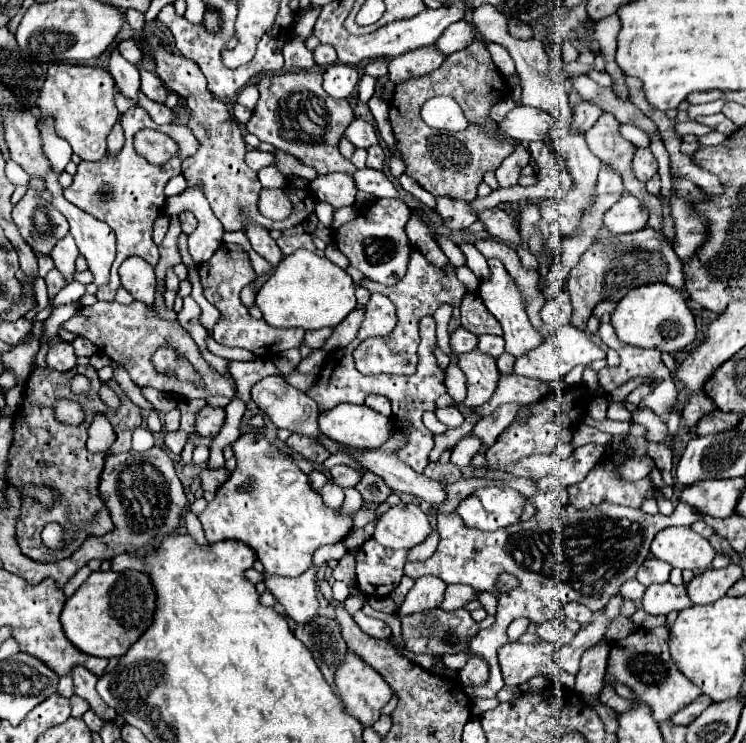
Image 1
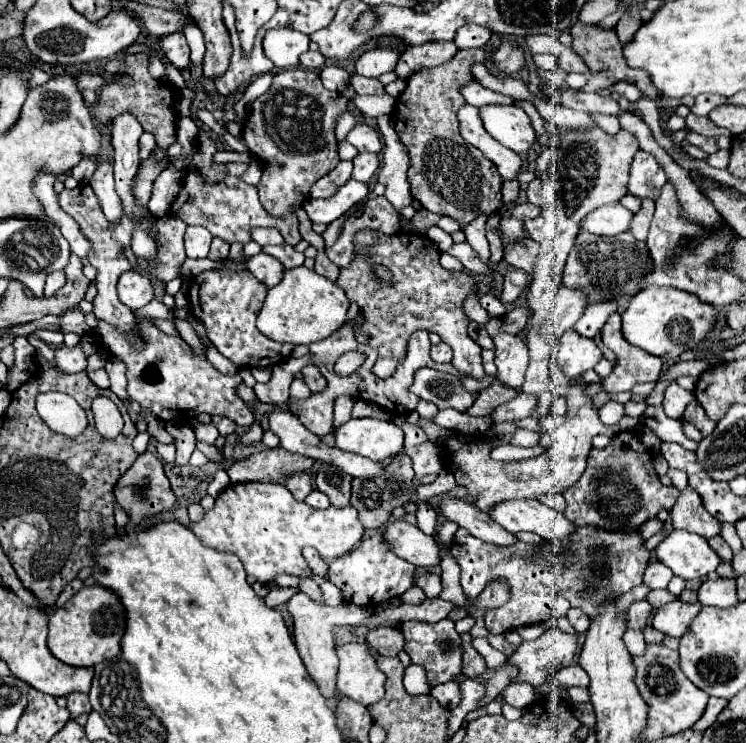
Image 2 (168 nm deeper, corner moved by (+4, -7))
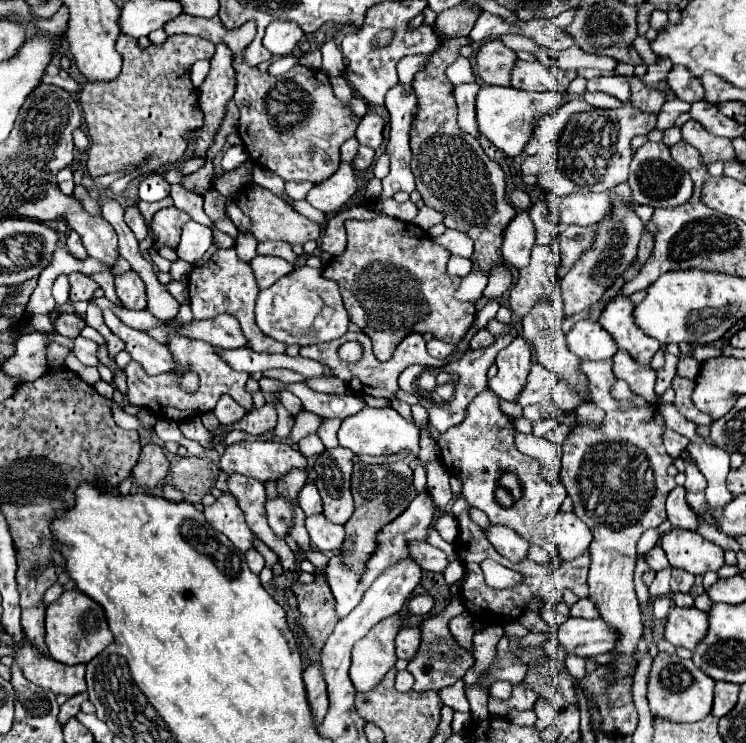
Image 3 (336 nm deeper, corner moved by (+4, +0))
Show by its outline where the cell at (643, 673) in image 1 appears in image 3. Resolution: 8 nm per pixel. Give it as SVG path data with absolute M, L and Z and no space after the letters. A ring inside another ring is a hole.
M658 652L648 674L648 702L654 718L668 722L698 722L712 710L712 678L698 670L692 660L684 660L678 654Z

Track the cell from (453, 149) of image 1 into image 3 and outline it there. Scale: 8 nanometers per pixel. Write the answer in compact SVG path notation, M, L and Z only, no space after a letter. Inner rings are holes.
M452 38L440 44L440 50L428 56L420 74L416 74L412 88L418 98L418 112L410 130L412 172L416 176L416 190L422 194L426 206L444 214L446 228L460 230L474 240L472 264L490 272L492 266L504 262L500 256L502 232L516 216L516 210L506 202L504 172L498 162L490 160L476 138L458 138L462 130L456 122L456 100L452 98L452 82L446 78L446 68L460 56L460 48L472 44L470 38Z

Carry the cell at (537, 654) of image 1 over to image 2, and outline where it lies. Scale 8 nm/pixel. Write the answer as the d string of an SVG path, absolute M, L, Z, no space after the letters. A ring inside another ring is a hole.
M558 627L548 629L534 641L522 643L514 655L510 655L510 663L514 663L520 673L514 681L524 681L530 685L542 685L550 669L572 665L572 659L578 651L578 635L564 633Z

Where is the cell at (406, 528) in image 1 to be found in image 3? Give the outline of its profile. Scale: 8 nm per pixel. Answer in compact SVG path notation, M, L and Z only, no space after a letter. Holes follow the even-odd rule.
M408 542L408 550L410 556L414 558L414 562L422 568L422 570L430 570L430 572L444 572L448 558L440 548L434 548L428 542Z

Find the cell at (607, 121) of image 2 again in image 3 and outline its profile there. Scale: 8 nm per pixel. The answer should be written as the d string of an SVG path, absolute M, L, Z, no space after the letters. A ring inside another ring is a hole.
M594 92L594 94L584 94L584 100L588 102L588 104L592 104L592 106L596 106L596 108L604 108L604 110L616 110L616 108L620 108L620 100L616 100L614 96L610 96L610 94L602 94L602 92Z

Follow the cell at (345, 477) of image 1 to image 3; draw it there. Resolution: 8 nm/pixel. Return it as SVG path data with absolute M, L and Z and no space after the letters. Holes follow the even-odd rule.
M338 446L326 448L318 454L314 470L318 474L316 486L324 500L324 514L336 522L344 524L352 516L354 502L350 492L350 476L352 476L352 452Z

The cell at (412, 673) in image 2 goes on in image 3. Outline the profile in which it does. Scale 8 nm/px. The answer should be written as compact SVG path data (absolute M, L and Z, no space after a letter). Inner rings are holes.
M400 670L398 674L396 674L396 690L400 690L400 692L408 692L408 690L412 690L412 676L406 672L406 670Z

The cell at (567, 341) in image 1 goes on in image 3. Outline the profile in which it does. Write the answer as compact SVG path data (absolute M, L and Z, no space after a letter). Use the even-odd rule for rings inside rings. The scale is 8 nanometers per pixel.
M580 320L566 334L568 350L580 360L606 360L612 358L618 350L614 338L596 322Z

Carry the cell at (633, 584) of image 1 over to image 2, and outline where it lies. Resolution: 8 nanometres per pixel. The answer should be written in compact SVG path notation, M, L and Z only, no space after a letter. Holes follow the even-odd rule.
M664 589L664 591L652 591L652 593L646 597L646 601L650 601L650 605L652 605L654 609L658 609L658 607L670 603L670 601L676 601L676 599L678 599L678 597L672 595L668 589Z

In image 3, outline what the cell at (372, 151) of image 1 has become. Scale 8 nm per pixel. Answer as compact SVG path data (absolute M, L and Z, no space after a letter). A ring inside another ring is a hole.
M360 146L360 148L358 148L358 154L356 154L354 162L352 162L352 166L354 166L358 172L364 172L372 162L374 162L374 150L368 148L368 146Z

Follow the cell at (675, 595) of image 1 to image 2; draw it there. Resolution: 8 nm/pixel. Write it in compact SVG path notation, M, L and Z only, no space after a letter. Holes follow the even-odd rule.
M672 601L658 609L658 613L652 617L652 627L664 635L682 637L690 629L698 613L700 613L700 603L690 605L682 601Z

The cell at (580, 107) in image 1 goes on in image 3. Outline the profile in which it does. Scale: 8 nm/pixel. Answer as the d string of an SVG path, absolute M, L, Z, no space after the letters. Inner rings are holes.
M602 76L596 80L588 80L586 92L606 92L620 102L626 102L630 98L630 86L624 76Z

